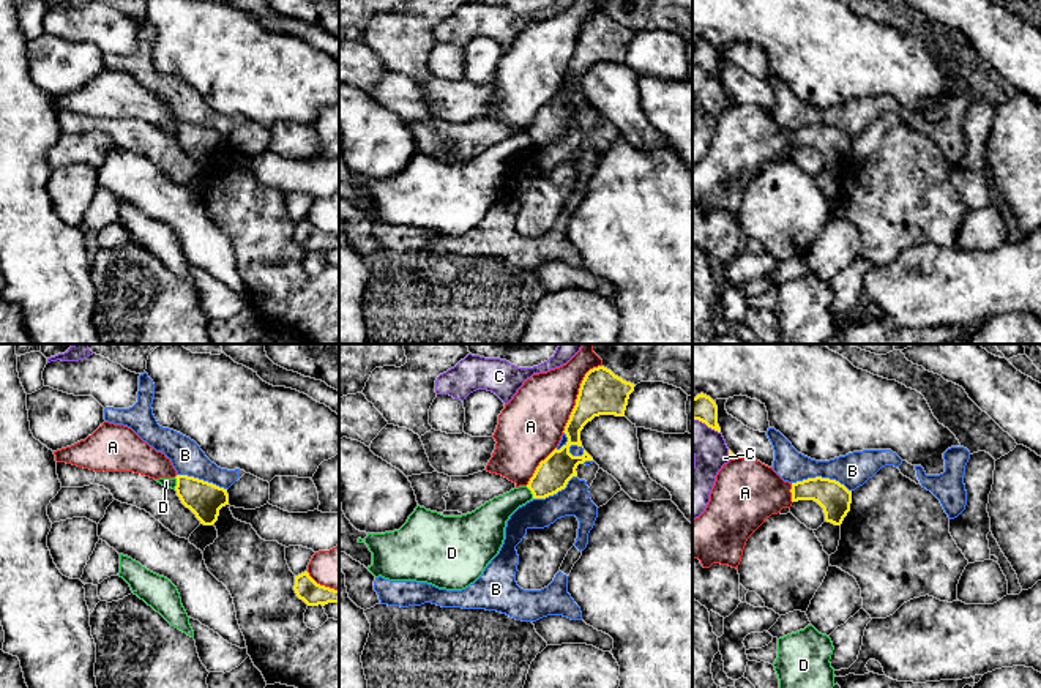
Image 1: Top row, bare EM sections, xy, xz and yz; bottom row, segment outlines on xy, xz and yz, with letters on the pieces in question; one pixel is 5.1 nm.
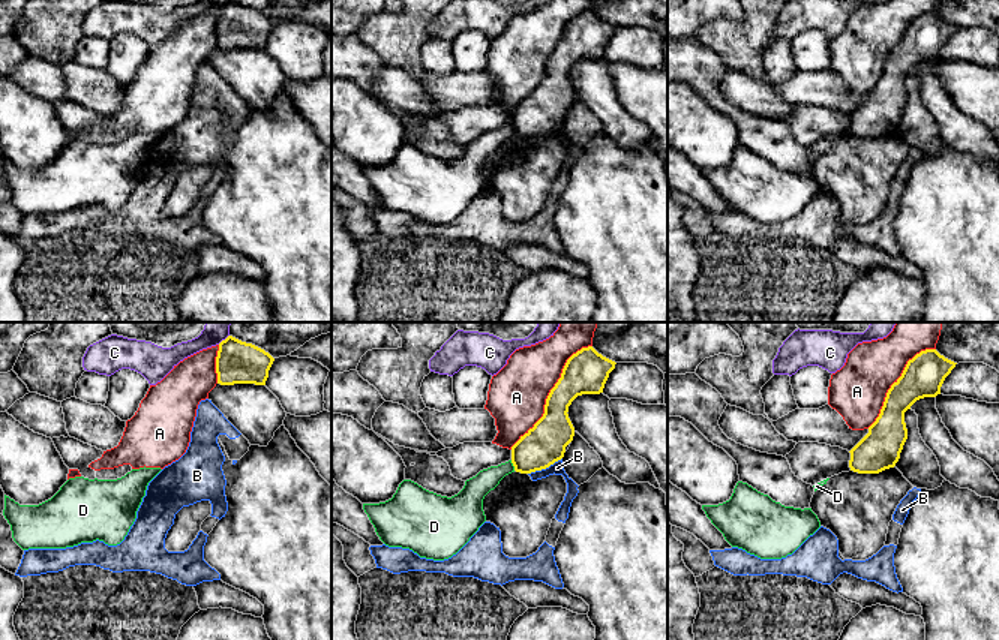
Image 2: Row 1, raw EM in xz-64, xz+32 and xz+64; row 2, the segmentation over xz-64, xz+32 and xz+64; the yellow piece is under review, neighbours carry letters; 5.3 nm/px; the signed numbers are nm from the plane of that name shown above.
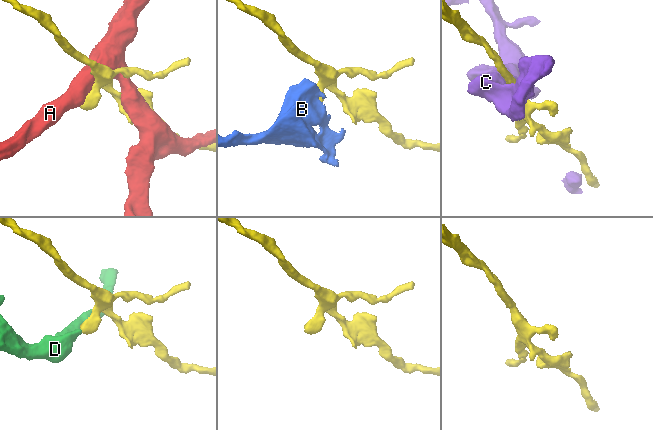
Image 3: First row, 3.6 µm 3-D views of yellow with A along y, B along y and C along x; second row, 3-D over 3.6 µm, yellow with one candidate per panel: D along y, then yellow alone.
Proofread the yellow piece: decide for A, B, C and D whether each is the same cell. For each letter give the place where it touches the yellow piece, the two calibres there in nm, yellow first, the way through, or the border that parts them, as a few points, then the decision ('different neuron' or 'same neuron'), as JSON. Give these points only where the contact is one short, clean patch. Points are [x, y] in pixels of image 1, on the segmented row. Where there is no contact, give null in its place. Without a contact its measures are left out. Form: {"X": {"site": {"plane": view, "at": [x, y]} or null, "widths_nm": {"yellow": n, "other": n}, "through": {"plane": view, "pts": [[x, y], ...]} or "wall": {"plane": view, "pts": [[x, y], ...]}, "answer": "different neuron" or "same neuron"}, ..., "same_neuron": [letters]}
{"A": {"site": {"plane": "xz", "at": [578, 395]}, "widths_nm": {"yellow": 220, "other": 320}, "answer": "different neuron"}, "B": {"site": {"plane": "yz", "at": [820, 477]}, "widths_nm": {"yellow": 160, "other": 170}, "wall": {"plane": "yz", "pts": [[792, 482], [828, 477], [838, 480], [850, 491]]}, "answer": "different neuron"}, "C": {"site": {"plane": "yz", "at": [707, 425]}, "widths_nm": {"yellow": 140, "other": 180}, "answer": "different neuron"}, "D": {"site": {"plane": "xz", "at": [532, 493]}, "widths_nm": {"yellow": 170, "other": 160}, "wall": {"plane": "xz", "pts": [[526, 486], [533, 497]]}, "answer": "different neuron"}, "same_neuron": []}

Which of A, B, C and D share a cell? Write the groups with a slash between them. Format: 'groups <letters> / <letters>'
groups A / B / C / D

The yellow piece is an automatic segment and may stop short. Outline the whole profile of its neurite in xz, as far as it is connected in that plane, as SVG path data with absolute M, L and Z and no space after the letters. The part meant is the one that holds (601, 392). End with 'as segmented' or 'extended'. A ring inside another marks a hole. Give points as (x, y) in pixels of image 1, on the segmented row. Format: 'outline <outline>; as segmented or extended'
outline M604 366L593 368L585 374L576 406L563 431L568 442L560 450L555 448L539 462L527 484L533 499L546 499L565 489L568 481L577 477L577 466L585 461L593 461L585 450L582 456L573 456L569 447L582 447L580 431L595 417L625 417L628 399L634 387L634 383L623 380Z; as segmented

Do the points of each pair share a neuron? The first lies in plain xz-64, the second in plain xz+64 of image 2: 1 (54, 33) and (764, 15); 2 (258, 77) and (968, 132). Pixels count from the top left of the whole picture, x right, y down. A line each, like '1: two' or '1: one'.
1: one
2: one

